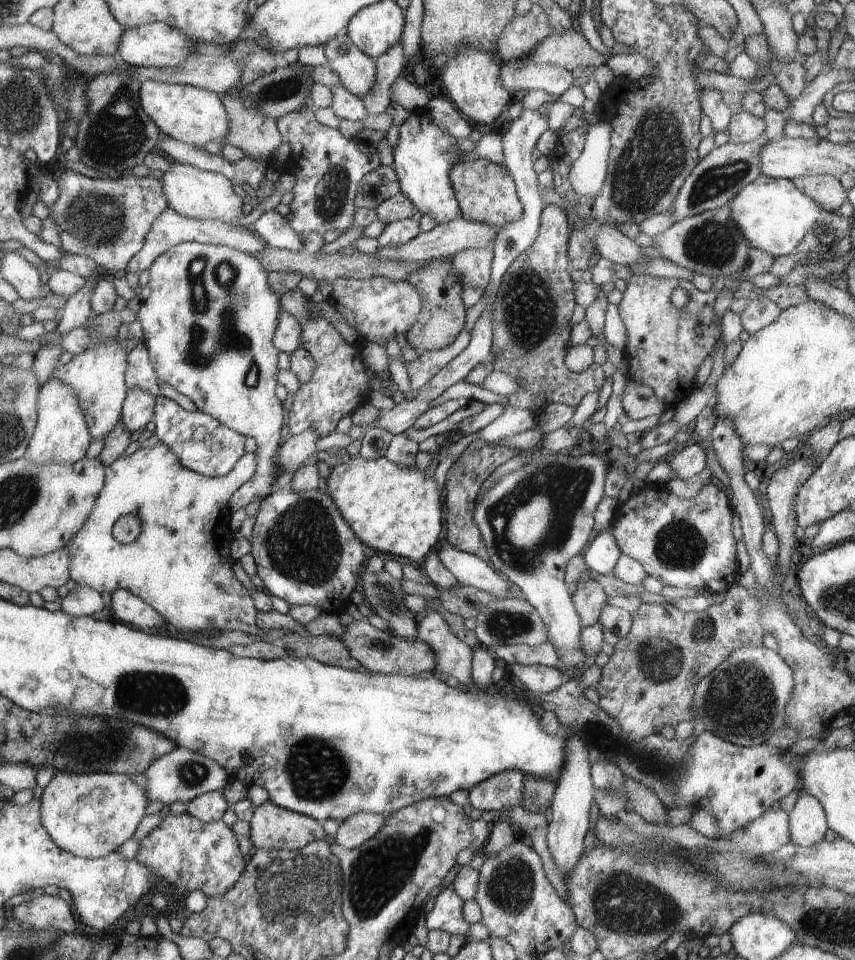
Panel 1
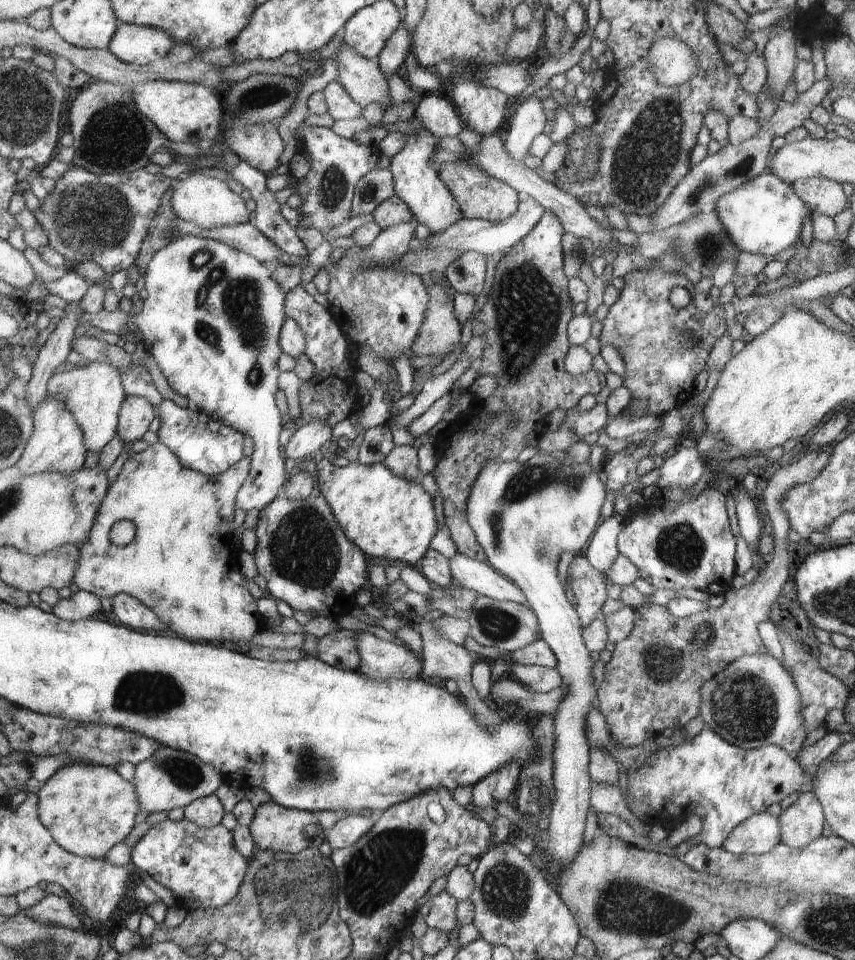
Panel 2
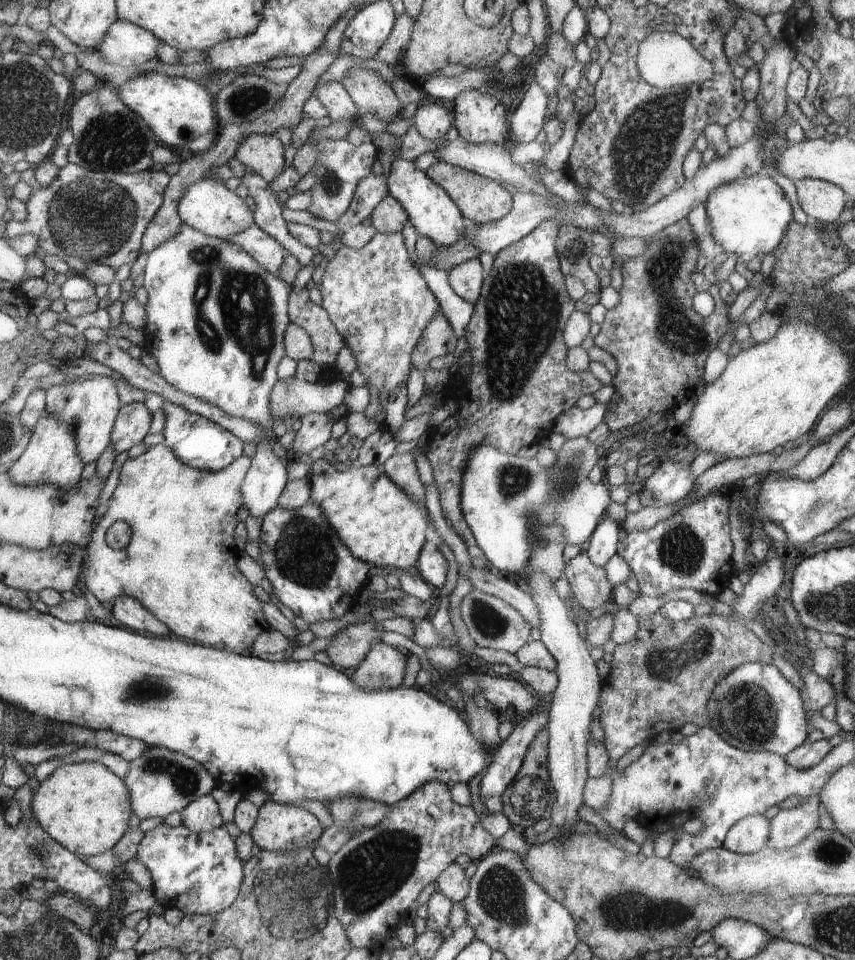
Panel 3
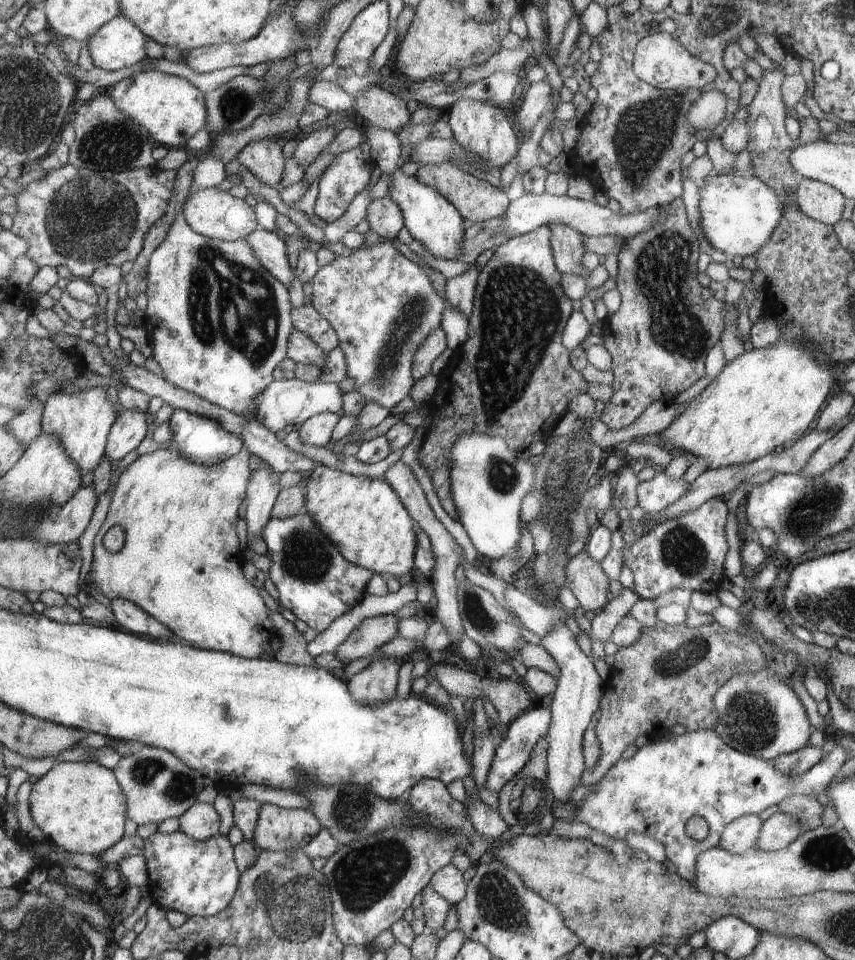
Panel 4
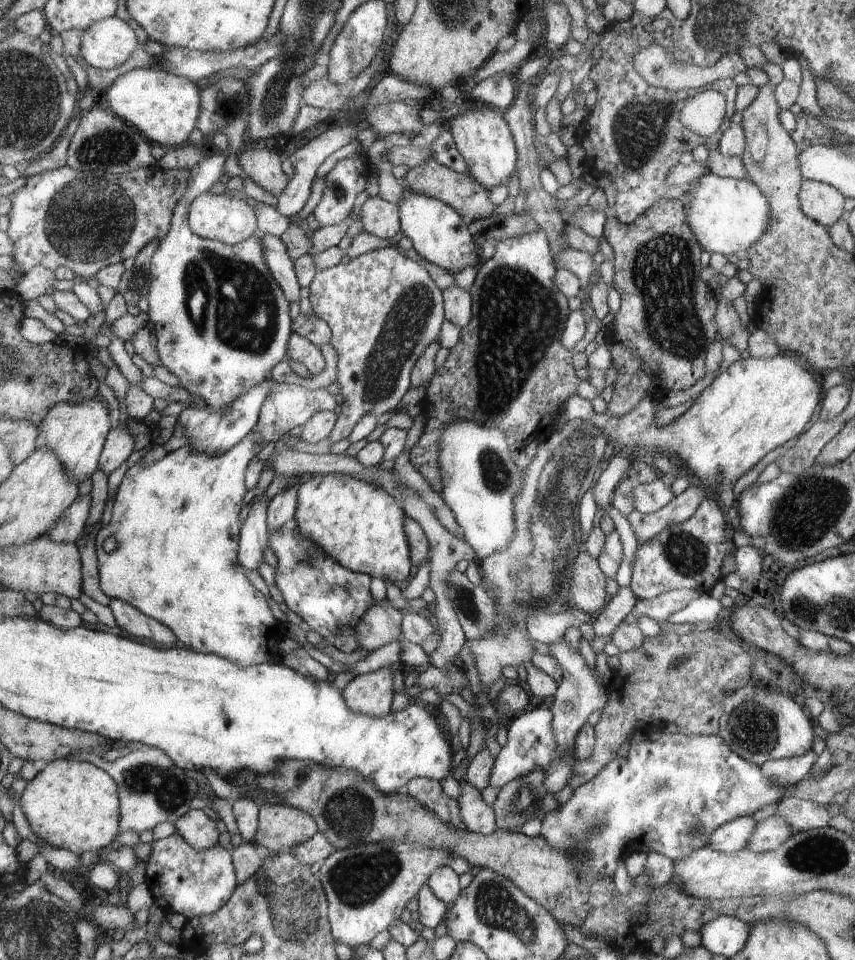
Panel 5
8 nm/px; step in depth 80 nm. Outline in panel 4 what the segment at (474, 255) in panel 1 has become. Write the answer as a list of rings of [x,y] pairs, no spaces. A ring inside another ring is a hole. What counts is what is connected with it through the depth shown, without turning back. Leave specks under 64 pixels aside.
[[[472,265],[469,270],[446,282],[446,294],[444,294],[446,302],[452,308],[458,308],[462,314],[466,314],[466,318],[470,317],[473,310],[479,276],[480,269],[476,265]]]

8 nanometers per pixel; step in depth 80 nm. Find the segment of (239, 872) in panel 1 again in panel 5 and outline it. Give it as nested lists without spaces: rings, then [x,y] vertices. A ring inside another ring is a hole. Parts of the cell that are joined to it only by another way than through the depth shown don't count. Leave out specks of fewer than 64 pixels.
[[[180,834],[153,840],[150,858],[146,860],[146,881],[154,903],[164,912],[177,913],[188,919],[214,914],[225,907],[238,886],[233,856],[220,844],[198,849]]]

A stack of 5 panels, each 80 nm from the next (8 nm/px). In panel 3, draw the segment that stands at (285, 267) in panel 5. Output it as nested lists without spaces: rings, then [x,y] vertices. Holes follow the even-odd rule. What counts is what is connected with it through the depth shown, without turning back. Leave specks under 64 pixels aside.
[[[250,226],[250,228],[238,232],[238,235],[230,236],[227,241],[238,244],[239,248],[252,254],[273,276],[278,277],[280,274],[280,266],[286,259],[287,252],[278,240],[268,236],[258,226]]]

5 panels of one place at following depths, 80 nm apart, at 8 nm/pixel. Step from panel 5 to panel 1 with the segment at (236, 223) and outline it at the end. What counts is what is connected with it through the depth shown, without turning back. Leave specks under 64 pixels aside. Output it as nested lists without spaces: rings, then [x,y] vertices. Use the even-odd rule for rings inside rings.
[[[173,163],[170,170],[164,171],[162,178],[169,208],[187,218],[199,220],[222,220],[235,223],[242,216],[242,198],[232,190],[230,178],[218,172],[198,169],[192,165]]]

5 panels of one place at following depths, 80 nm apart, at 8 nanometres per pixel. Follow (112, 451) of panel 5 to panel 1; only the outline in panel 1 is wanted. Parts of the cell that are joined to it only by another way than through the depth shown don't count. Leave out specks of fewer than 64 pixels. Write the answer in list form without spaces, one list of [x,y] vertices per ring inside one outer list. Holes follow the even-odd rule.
[[[131,388],[125,397],[121,423],[128,432],[144,430],[148,422],[153,422],[157,397],[142,388]]]

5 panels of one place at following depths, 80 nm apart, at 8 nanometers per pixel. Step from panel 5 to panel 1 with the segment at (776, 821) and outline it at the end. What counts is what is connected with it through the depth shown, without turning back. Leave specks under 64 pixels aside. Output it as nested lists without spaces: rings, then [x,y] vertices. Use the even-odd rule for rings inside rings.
[[[801,792],[790,818],[790,841],[805,848],[824,840],[829,829],[824,808],[818,800]]]

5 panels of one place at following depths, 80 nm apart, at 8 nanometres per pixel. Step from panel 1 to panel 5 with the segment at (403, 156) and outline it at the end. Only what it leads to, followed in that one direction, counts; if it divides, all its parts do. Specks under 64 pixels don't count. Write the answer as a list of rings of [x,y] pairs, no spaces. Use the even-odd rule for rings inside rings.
[[[403,188],[404,200],[400,202],[401,231],[413,244],[414,250],[424,261],[444,268],[448,273],[464,271],[464,268],[477,268],[482,262],[481,251],[476,248],[469,228],[463,224],[461,214],[450,205],[436,197],[414,193],[410,188]]]

